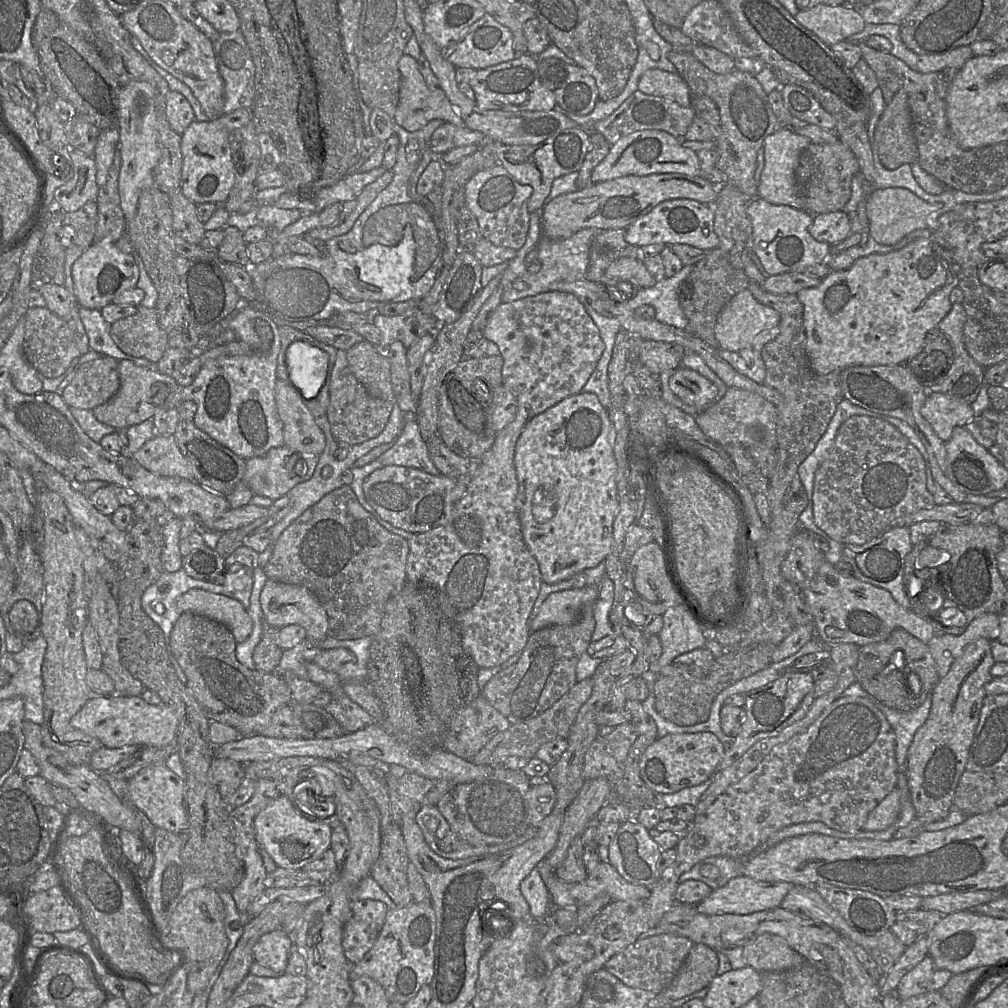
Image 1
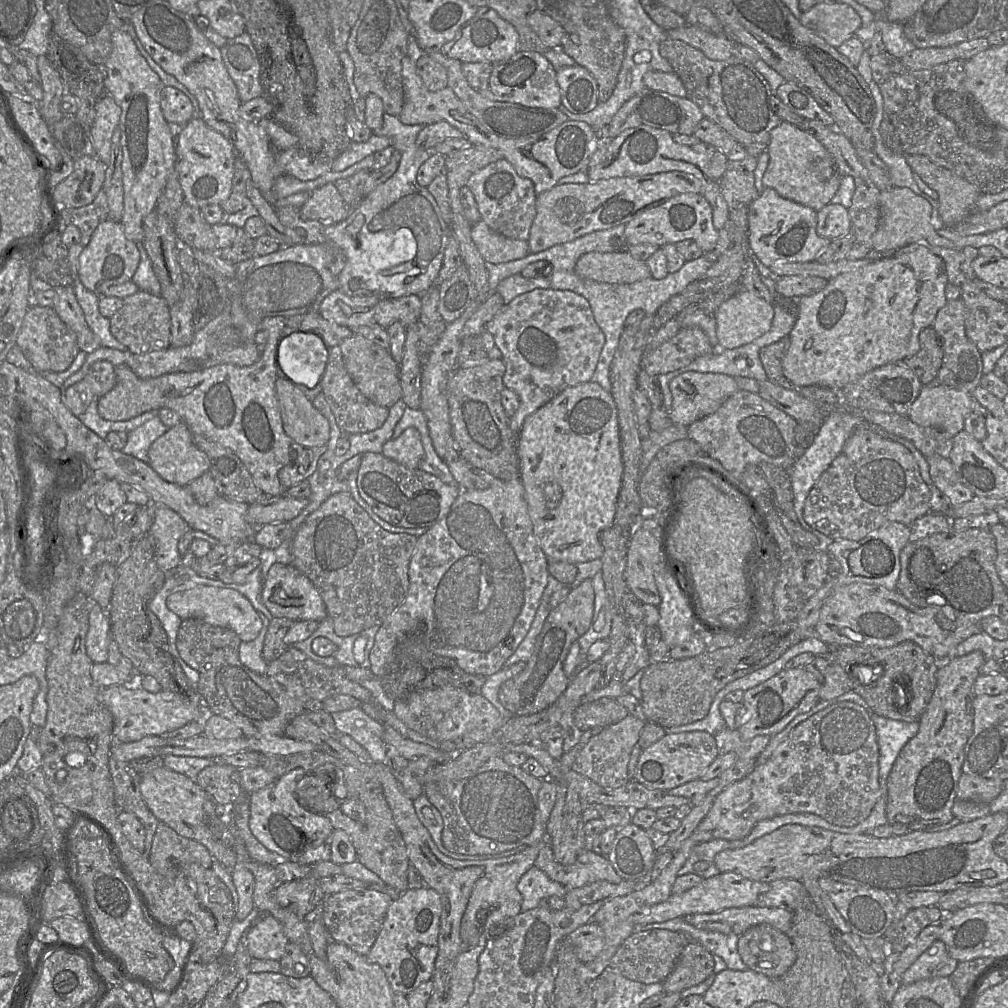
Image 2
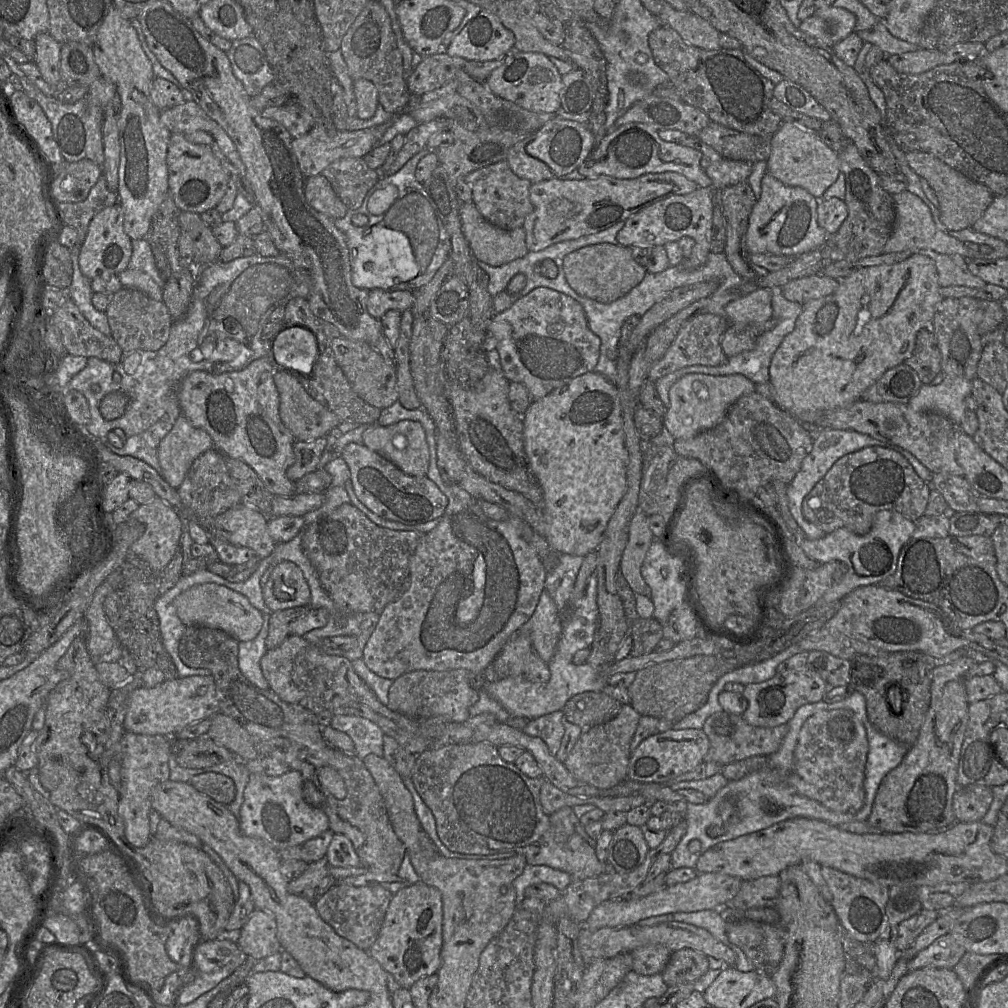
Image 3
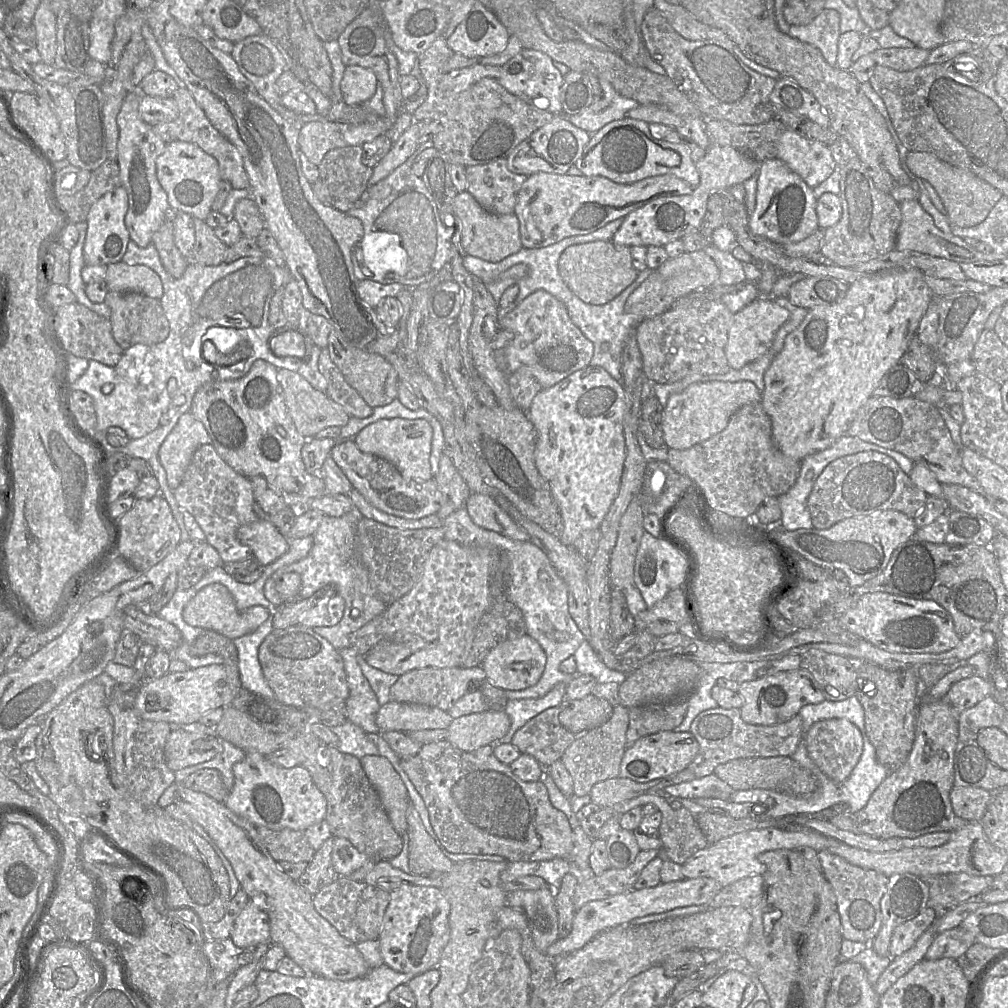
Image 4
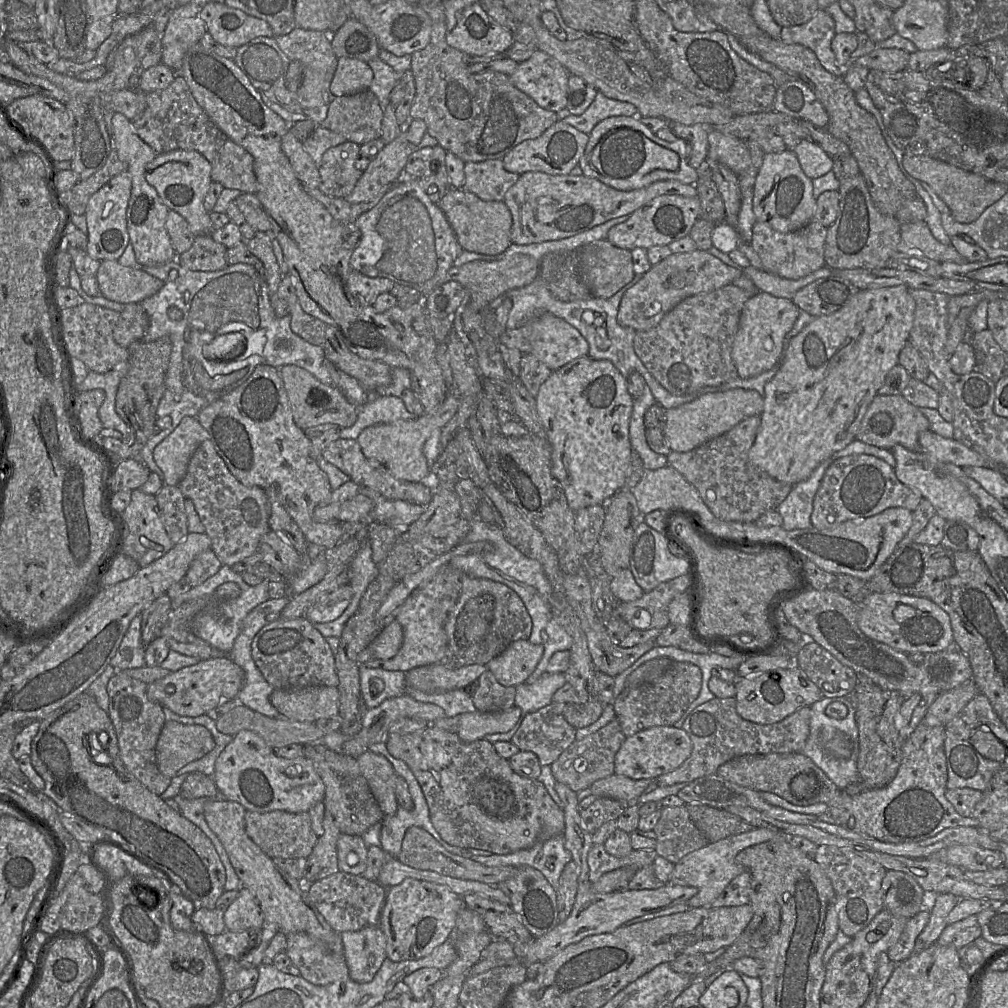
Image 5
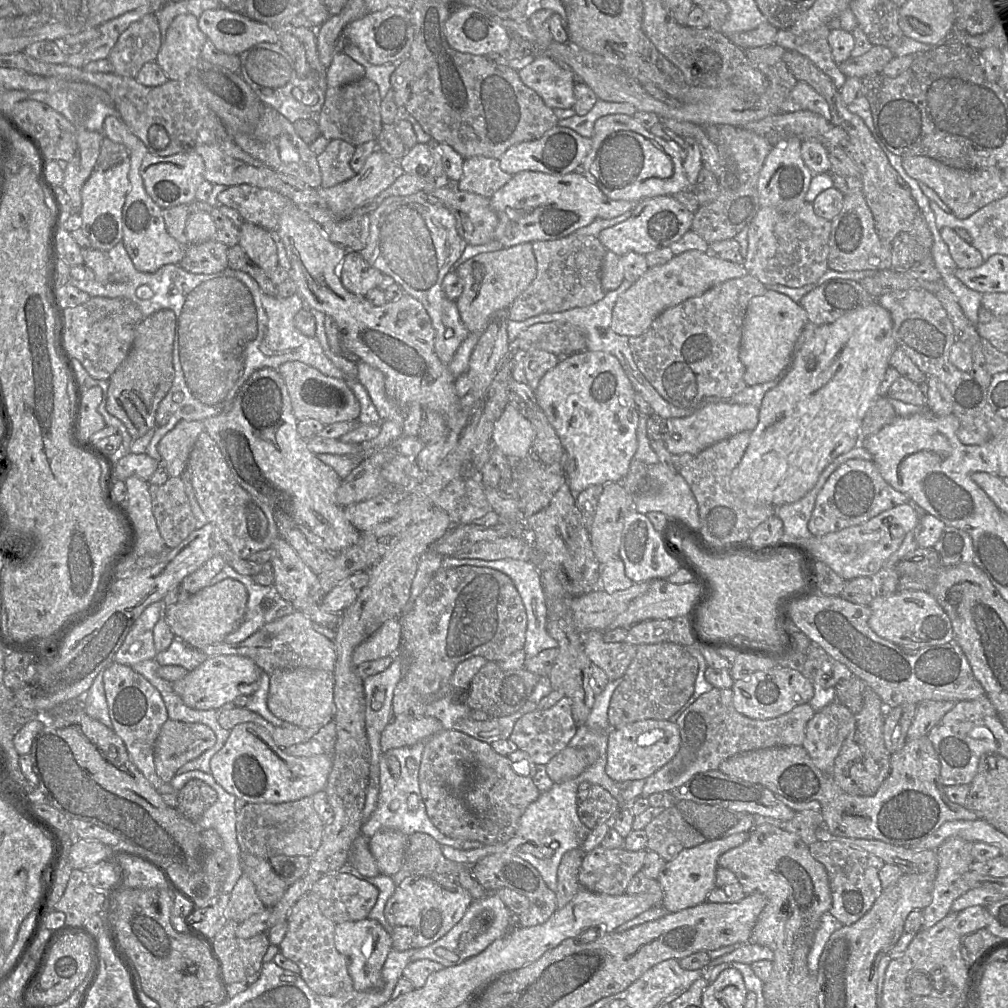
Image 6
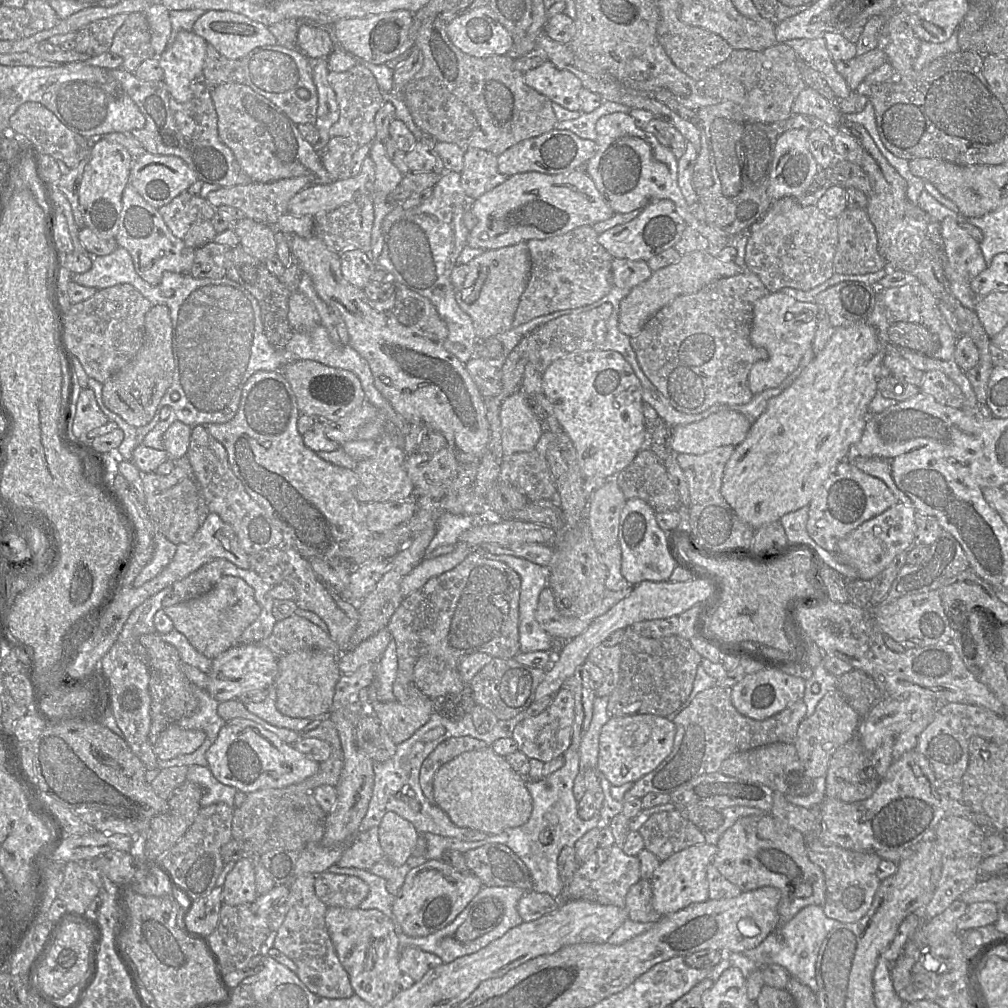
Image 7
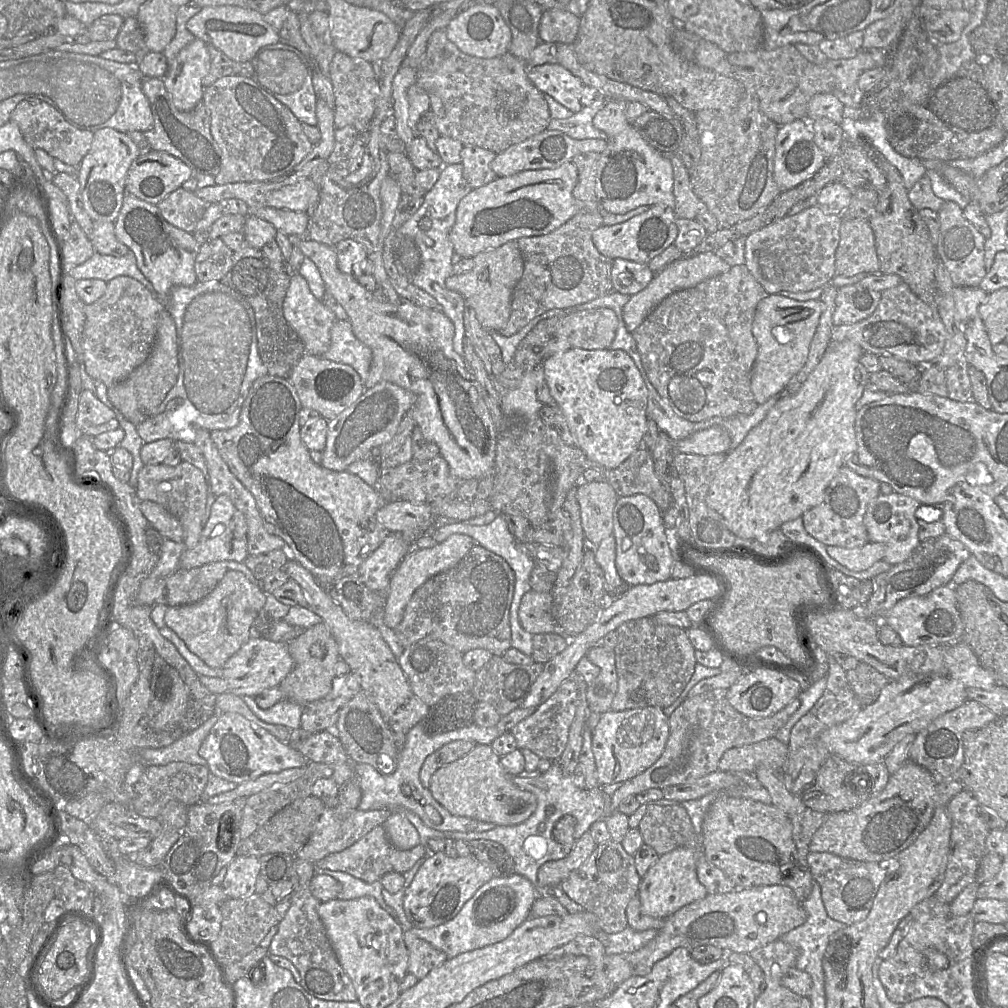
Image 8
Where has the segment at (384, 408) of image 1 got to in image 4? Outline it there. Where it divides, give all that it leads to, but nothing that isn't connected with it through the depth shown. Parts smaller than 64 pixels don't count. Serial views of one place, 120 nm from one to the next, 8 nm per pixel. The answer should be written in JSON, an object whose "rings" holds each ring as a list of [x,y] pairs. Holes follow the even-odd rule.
{"rings":[[[327,347],[320,353],[318,368],[327,381],[326,394],[350,417],[367,418],[373,413],[373,408],[348,384],[339,368],[333,363]]]}

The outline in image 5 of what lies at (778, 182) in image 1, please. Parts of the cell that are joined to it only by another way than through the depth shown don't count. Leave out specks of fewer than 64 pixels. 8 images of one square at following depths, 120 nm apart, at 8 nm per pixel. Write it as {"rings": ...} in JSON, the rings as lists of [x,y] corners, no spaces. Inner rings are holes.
{"rings":[[[808,139],[802,140],[793,152],[802,171],[811,180],[827,174],[832,169],[833,159]]]}

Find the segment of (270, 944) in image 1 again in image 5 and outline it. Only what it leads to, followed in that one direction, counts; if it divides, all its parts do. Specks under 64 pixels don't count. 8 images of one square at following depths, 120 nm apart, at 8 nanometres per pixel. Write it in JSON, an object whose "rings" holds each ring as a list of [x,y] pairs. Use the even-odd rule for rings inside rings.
{"rings":[[[241,886],[238,896],[224,914],[226,930],[241,932],[248,929],[262,929],[264,917],[254,895]]]}

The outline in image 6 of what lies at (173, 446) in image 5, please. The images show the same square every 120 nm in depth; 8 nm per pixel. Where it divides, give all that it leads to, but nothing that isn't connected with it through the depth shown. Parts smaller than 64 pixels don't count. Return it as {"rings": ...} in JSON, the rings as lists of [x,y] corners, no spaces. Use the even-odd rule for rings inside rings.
{"rings":[[[181,420],[158,443],[161,466],[167,470],[169,477],[180,477],[186,470],[191,451],[199,435],[206,431],[203,421]]]}

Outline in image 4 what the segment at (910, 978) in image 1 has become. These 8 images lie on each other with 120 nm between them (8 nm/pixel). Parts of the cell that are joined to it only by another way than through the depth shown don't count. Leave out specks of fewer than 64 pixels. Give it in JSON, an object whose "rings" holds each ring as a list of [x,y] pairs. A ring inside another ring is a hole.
{"rings":[[[958,926],[940,934],[936,934],[932,944],[926,952],[925,959],[937,960],[952,958],[956,960],[974,943],[974,935],[962,926]]]}

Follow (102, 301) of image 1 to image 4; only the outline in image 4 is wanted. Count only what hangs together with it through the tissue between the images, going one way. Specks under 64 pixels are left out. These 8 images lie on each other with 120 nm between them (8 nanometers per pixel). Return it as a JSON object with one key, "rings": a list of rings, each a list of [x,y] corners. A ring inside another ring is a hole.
{"rings":[[[122,185],[105,193],[91,206],[87,217],[88,227],[83,247],[86,265],[109,265],[122,260],[130,241],[130,234],[125,225],[127,209],[128,195]]]}

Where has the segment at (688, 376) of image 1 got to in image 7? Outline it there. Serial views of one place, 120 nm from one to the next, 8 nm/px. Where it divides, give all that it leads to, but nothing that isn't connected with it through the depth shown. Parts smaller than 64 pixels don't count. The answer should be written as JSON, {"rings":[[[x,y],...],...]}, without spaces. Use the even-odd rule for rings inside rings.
{"rings":[[[719,410],[701,421],[673,427],[671,448],[681,454],[701,455],[720,446],[736,447],[752,424],[739,412]]]}

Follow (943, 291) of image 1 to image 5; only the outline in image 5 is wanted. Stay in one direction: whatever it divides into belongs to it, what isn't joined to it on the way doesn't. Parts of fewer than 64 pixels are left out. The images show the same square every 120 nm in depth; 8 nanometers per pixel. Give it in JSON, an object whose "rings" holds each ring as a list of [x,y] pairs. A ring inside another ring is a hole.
{"rings":[[[905,285],[859,290],[841,309],[833,314],[814,318],[797,336],[793,337],[790,340],[781,368],[765,385],[761,424],[758,428],[755,442],[748,454],[750,463],[778,481],[795,485],[807,479],[824,460],[835,452],[844,449],[855,440],[861,420],[873,398],[877,395],[877,391],[883,385],[887,373],[898,364],[899,353],[905,346],[913,327],[915,309],[915,300],[911,296],[909,288]]]}

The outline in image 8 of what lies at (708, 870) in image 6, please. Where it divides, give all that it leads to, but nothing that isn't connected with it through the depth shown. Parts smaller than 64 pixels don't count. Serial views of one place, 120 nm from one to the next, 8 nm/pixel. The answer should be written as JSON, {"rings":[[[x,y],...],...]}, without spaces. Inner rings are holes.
{"rings":[[[678,847],[661,855],[641,879],[638,897],[642,912],[653,918],[665,919],[682,907],[707,897],[708,892],[697,877],[696,861],[697,852],[688,847]]]}

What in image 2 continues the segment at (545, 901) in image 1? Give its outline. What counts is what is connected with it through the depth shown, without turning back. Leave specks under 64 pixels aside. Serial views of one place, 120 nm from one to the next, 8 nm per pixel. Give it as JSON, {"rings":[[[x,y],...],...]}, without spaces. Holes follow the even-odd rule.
{"rings":[[[535,865],[522,875],[517,888],[522,895],[521,912],[540,906],[550,896],[564,897],[568,891]]]}

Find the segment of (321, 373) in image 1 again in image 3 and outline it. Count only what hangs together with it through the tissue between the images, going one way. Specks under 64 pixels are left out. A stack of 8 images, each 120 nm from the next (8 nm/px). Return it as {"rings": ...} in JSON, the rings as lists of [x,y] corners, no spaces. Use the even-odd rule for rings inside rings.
{"rings":[[[288,327],[271,341],[273,365],[305,376],[312,375],[319,354],[315,334],[304,327]]]}

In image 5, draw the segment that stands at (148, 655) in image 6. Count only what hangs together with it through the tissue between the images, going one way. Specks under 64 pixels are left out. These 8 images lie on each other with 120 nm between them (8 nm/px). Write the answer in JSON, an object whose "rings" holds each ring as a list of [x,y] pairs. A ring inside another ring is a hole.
{"rings":[[[141,615],[131,621],[110,665],[115,671],[142,668],[145,664],[145,650],[141,641]]]}

